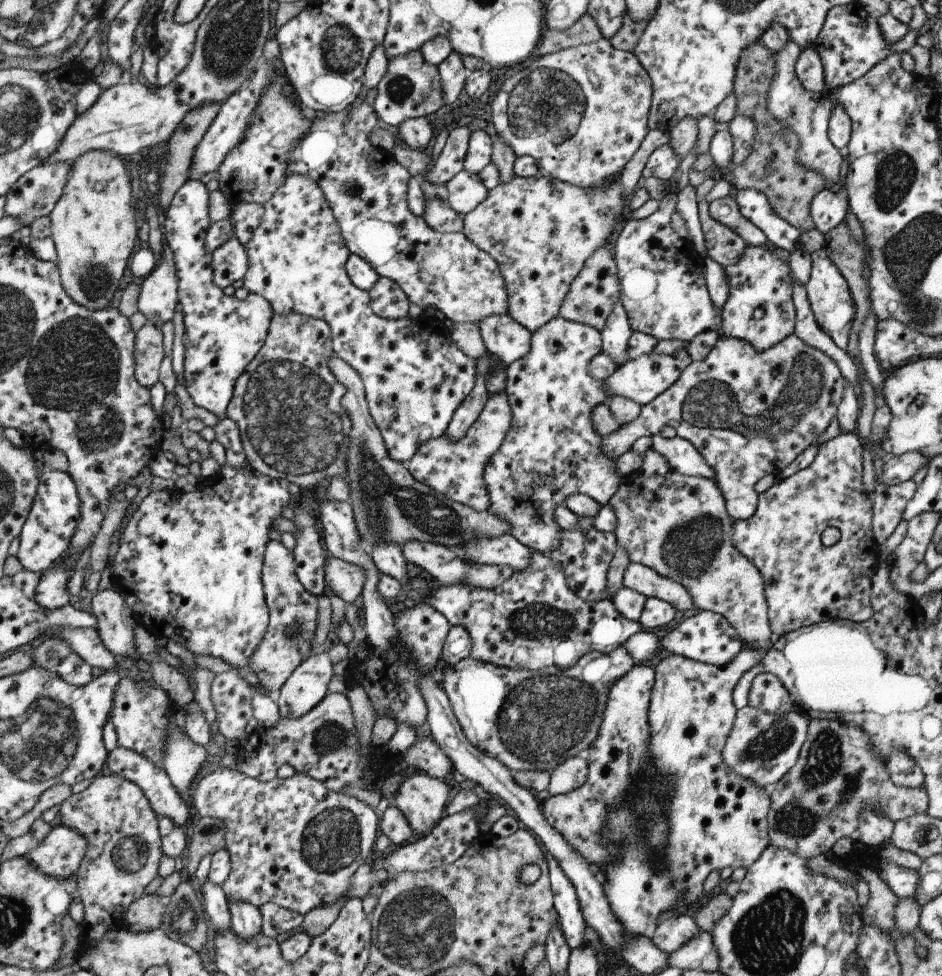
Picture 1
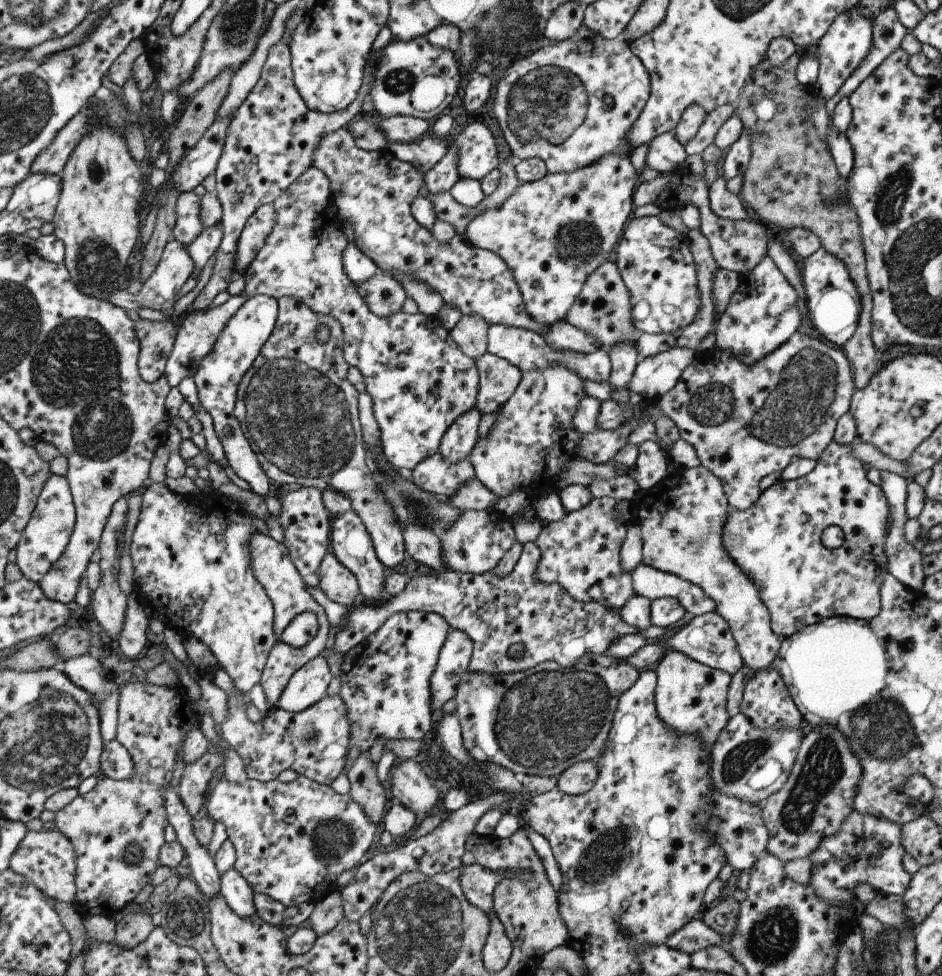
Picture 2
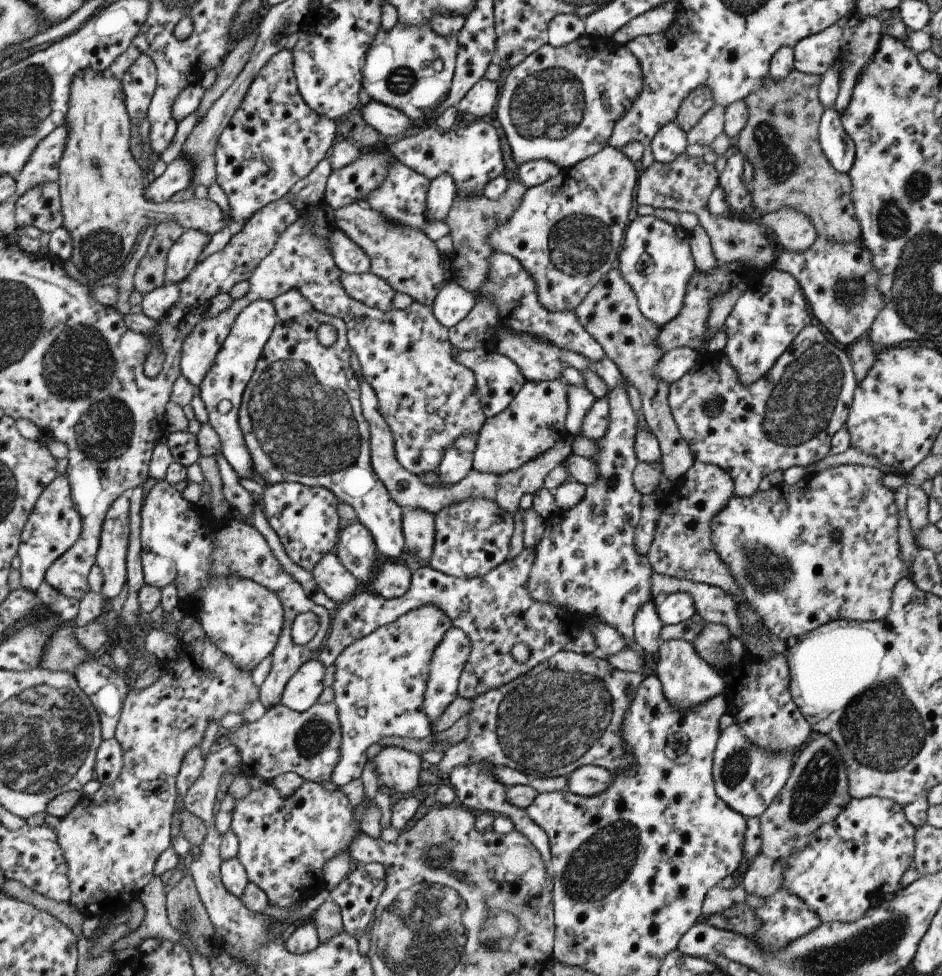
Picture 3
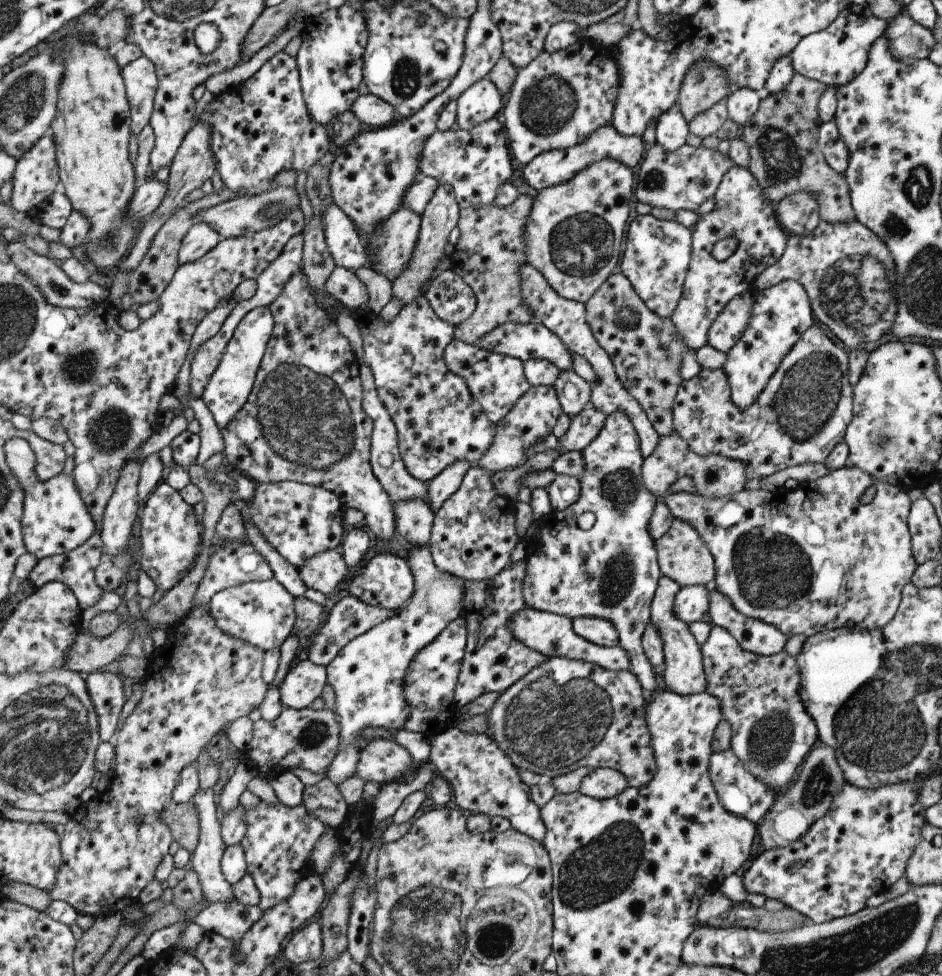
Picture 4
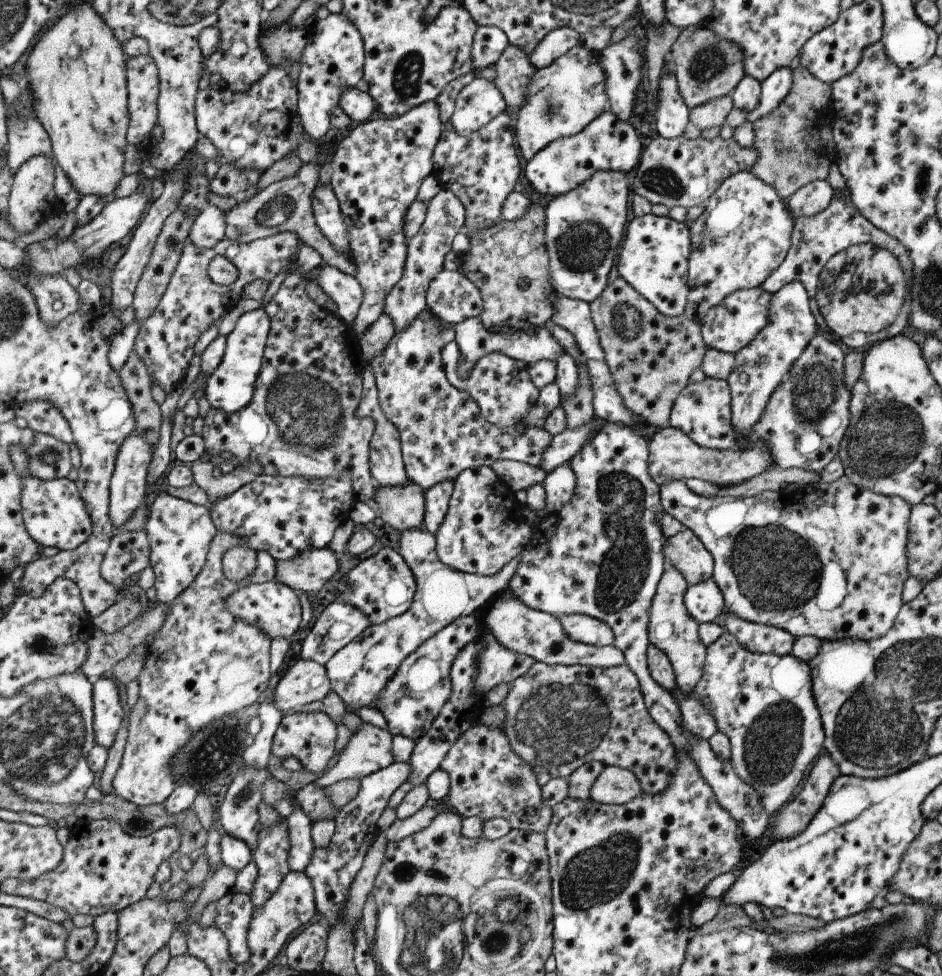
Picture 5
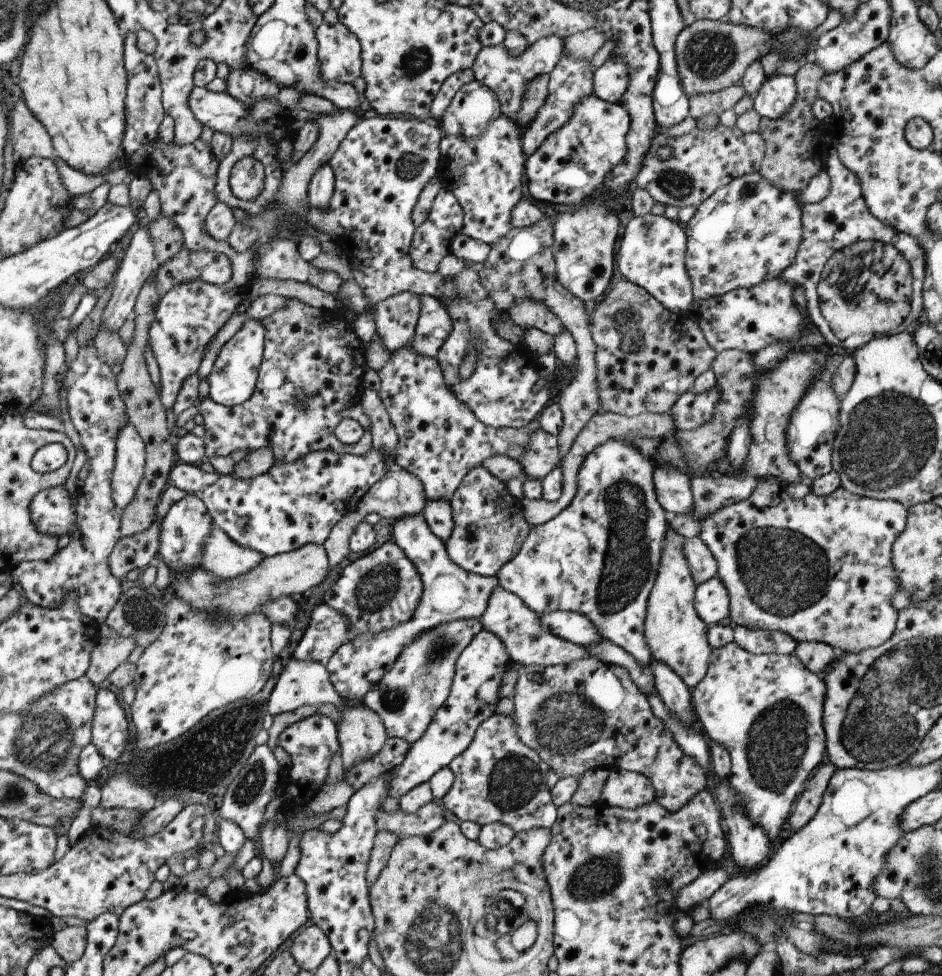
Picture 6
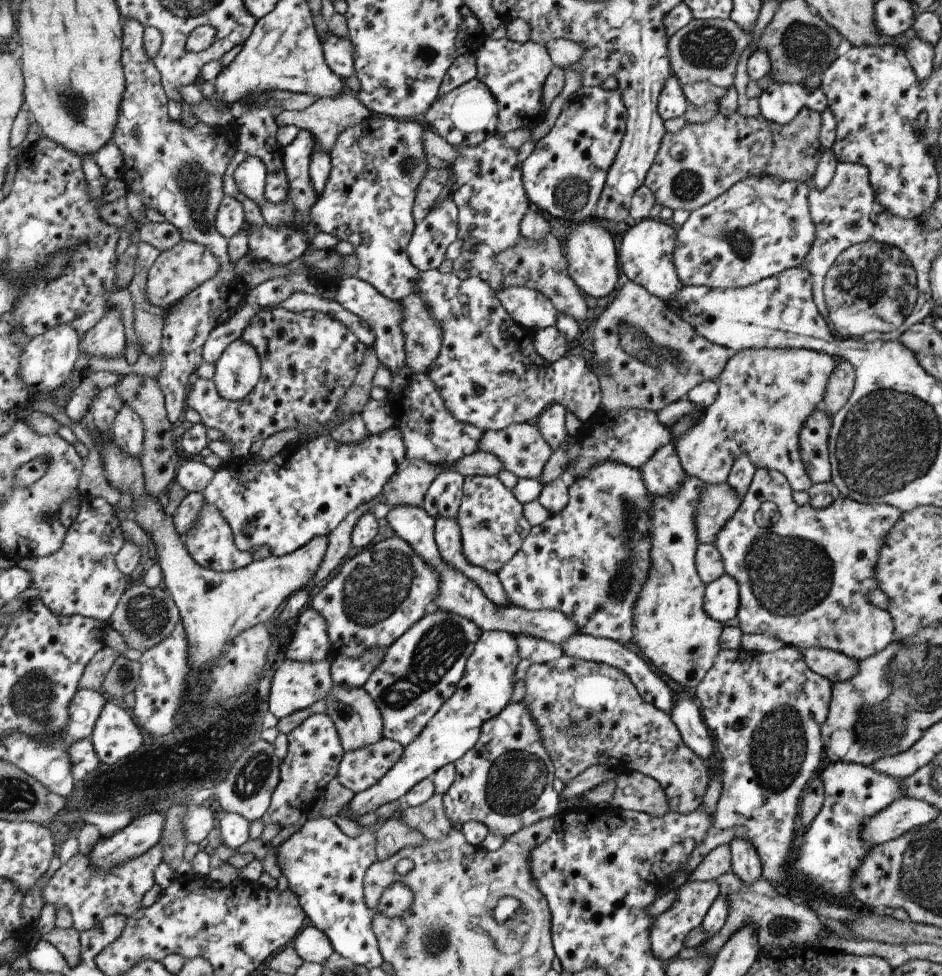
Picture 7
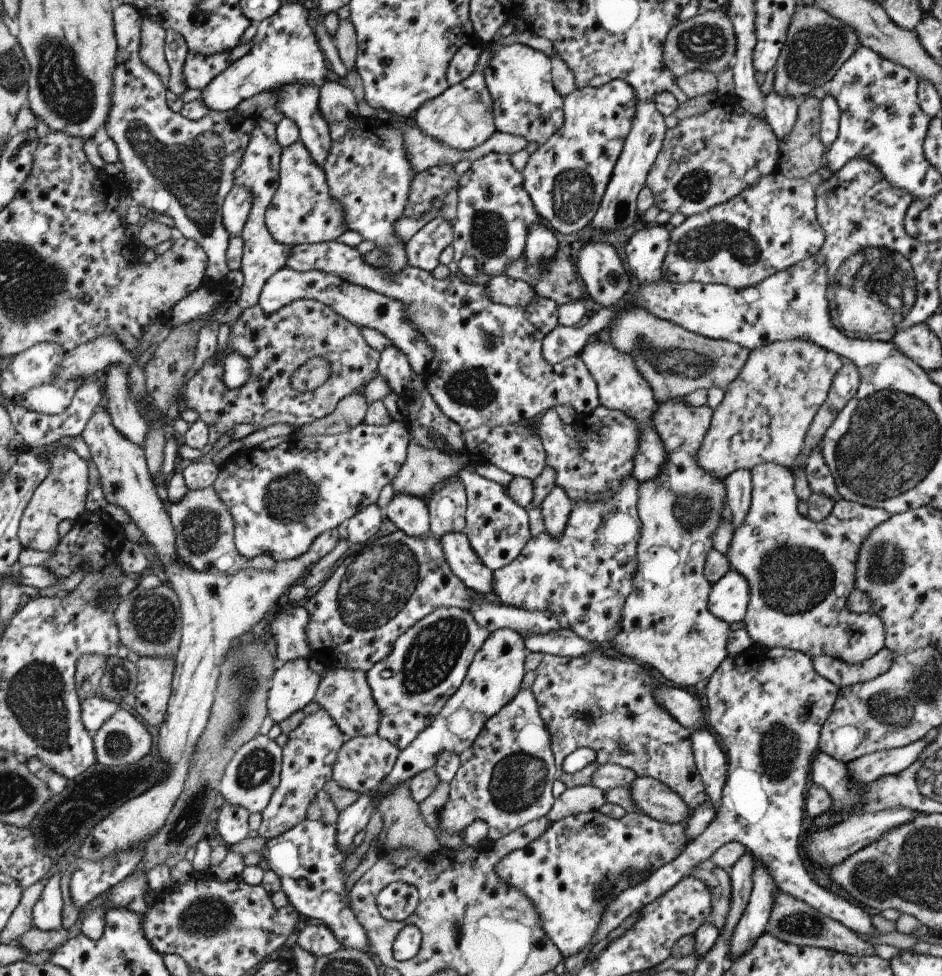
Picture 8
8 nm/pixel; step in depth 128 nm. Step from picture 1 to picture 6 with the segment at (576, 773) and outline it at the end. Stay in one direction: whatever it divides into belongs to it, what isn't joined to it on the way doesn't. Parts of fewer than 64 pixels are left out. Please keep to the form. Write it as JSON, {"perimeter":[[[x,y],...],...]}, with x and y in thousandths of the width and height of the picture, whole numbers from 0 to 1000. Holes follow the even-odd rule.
{"perimeter":[[[665,789],[648,790],[639,805],[637,823],[645,827],[675,829],[694,820],[694,807],[686,795]]]}

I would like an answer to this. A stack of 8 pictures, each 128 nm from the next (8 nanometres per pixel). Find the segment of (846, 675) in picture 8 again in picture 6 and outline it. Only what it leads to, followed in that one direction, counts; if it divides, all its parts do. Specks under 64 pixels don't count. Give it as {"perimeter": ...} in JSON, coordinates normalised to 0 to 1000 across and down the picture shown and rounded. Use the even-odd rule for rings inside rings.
{"perimeter":[[[863,657],[845,659],[841,668],[859,689],[874,693],[881,680],[887,675],[887,666],[876,659]]]}

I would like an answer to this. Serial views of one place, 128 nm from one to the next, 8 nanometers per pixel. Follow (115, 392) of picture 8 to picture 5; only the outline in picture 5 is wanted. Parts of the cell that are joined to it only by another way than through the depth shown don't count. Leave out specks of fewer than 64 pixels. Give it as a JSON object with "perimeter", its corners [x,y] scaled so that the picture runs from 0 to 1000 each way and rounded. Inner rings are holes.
{"perimeter":[[[142,443],[135,446],[130,455],[126,456],[121,473],[121,481],[115,496],[115,530],[123,545],[125,544],[125,539],[134,534],[139,524],[145,520],[145,517],[153,509],[156,488],[155,482],[160,470],[161,463],[159,457]]]}

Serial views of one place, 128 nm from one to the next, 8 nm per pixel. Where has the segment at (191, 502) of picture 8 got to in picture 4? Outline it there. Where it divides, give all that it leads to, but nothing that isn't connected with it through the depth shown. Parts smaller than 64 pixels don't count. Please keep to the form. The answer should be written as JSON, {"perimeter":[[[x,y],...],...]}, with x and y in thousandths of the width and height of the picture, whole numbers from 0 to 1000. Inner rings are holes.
{"perimeter":[[[232,554],[227,557],[227,565],[222,571],[217,590],[212,594],[204,619],[206,621],[220,622],[224,612],[227,612],[230,606],[255,599],[266,595],[282,595],[290,591],[287,580],[283,575],[275,568],[269,558],[256,554]]]}

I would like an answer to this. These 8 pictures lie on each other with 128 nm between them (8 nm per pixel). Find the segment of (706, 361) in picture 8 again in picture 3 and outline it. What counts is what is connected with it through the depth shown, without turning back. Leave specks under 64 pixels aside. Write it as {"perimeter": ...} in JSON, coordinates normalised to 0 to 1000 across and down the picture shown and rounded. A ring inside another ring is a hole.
{"perimeter":[[[653,275],[640,281],[640,285],[627,295],[626,299],[623,299],[619,308],[608,316],[608,322],[617,336],[638,355],[641,366],[646,367],[655,375],[660,386],[678,402],[680,421],[687,440],[697,451],[701,461],[700,473],[703,490],[715,493],[725,489],[737,472],[729,455],[721,446],[709,418],[709,395],[704,389],[693,385],[693,377],[705,363],[695,352],[695,346],[697,346],[701,336],[695,336],[695,332],[691,334],[680,324],[674,301]]]}

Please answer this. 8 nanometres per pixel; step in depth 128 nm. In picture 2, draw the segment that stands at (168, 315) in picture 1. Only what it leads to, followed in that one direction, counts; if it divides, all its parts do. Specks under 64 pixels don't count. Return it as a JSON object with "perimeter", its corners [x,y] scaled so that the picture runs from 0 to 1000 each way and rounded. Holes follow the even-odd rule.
{"perimeter":[[[182,246],[175,250],[172,256],[167,273],[161,277],[158,285],[150,292],[150,296],[145,301],[135,300],[135,296],[119,298],[113,305],[120,314],[134,318],[143,318],[146,316],[160,316],[160,318],[169,318],[170,320],[182,317],[188,303],[192,297],[194,290],[202,285],[202,281],[206,277],[206,270],[200,259],[200,254],[189,246]]]}

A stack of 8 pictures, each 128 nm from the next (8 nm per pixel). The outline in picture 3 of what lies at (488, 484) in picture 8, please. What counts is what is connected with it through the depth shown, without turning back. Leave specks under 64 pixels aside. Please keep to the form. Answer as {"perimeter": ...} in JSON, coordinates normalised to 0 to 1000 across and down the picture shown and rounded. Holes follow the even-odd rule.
{"perimeter":[[[496,510],[477,516],[461,528],[461,555],[454,580],[484,592],[513,590],[537,574],[545,539],[544,529],[521,512]]]}

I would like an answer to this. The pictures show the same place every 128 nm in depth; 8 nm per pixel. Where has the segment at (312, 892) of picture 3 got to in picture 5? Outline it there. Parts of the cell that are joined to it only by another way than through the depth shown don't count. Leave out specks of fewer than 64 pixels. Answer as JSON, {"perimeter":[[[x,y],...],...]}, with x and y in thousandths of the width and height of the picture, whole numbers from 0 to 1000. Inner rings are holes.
{"perimeter":[[[301,840],[287,847],[277,846],[266,869],[266,882],[273,890],[271,902],[263,912],[269,929],[277,928],[308,892],[304,884],[305,874],[306,855]]]}

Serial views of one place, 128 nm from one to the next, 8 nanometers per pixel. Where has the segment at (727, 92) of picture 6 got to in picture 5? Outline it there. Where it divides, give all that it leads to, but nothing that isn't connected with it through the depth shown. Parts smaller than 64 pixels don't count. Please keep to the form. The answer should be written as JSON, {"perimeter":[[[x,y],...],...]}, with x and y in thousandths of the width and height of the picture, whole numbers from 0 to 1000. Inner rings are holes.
{"perimeter":[[[775,96],[758,100],[732,111],[730,113],[730,123],[743,134],[747,131],[755,131],[755,129],[765,129],[776,110],[777,100]]]}

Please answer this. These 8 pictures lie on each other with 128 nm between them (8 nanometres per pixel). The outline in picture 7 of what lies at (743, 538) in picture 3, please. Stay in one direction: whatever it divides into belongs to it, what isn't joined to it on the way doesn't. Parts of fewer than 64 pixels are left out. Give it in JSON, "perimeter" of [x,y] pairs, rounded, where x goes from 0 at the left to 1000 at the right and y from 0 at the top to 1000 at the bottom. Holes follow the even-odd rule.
{"perimeter":[[[713,454],[701,457],[678,482],[687,504],[693,509],[720,503],[727,487]],[[803,480],[793,504],[786,512],[782,523],[760,547],[757,559],[765,569],[769,586],[782,595],[785,610],[785,619],[780,631],[782,633],[782,641],[791,650],[815,650],[828,656],[832,661],[841,662],[848,666],[859,663],[880,665],[881,667],[896,670],[898,673],[908,675],[909,677],[916,676],[921,672],[935,668],[935,666],[948,657],[948,636],[941,625],[932,624],[930,621],[923,619],[923,616],[919,614],[919,609],[930,601],[928,580],[932,574],[933,560],[936,560],[936,555],[941,551],[942,544],[954,533],[958,525],[946,517],[919,517],[918,515],[911,515],[902,510],[893,508],[890,508],[878,520],[865,523],[861,520],[859,515],[852,518],[846,518],[840,511],[840,504],[841,502],[837,497],[835,491],[828,484],[813,480]],[[810,516],[818,518],[818,523],[814,523],[814,529],[816,531],[812,531],[812,525],[808,527],[810,531],[808,531],[808,539],[806,539],[804,537],[806,523],[808,520],[814,520]],[[821,523],[827,524],[827,531],[818,535]]]}

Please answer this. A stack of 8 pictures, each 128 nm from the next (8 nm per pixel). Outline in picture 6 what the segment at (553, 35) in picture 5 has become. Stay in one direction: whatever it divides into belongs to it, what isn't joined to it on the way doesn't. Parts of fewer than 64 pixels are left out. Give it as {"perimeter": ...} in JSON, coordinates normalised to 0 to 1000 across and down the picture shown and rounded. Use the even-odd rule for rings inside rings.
{"perimeter":[[[587,36],[571,39],[568,43],[559,45],[557,50],[549,57],[539,56],[539,51],[533,44],[514,47],[506,52],[499,71],[502,73],[504,82],[525,95],[531,107],[531,119],[547,126],[548,116],[550,116],[559,85],[567,78],[584,75],[596,58],[597,49],[597,40]]]}

